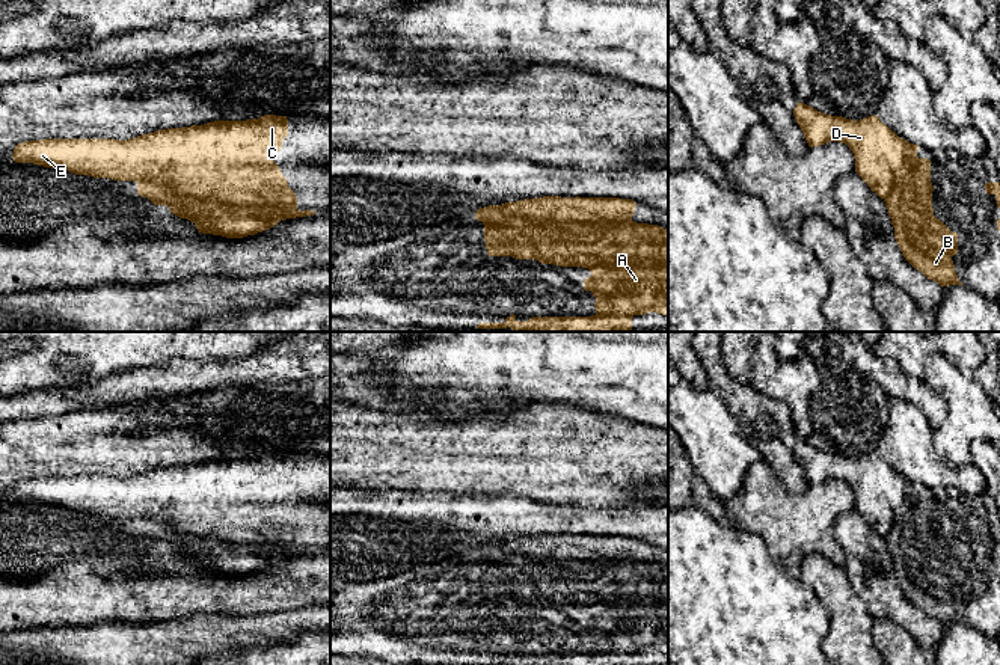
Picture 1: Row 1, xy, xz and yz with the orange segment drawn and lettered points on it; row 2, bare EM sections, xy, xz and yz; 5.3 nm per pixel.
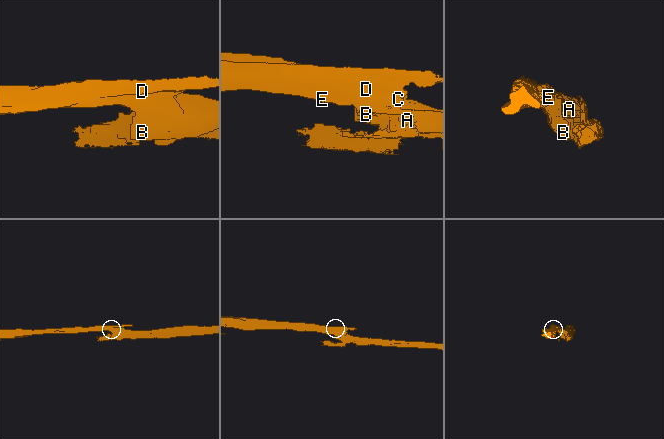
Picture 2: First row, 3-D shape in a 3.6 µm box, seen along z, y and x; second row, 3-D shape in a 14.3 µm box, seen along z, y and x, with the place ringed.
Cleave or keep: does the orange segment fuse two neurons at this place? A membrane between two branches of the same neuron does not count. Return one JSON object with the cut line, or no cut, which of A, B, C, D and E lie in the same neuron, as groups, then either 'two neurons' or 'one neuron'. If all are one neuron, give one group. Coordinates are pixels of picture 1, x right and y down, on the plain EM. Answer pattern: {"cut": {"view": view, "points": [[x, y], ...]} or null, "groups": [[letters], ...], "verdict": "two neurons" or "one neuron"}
{"cut": {"view": "xy", "points": [[136, 519], [159, 517], [177, 531], [230, 542], [296, 546]]}, "groups": [["A", "B"], ["C", "D", "E"]], "verdict": "two neurons"}

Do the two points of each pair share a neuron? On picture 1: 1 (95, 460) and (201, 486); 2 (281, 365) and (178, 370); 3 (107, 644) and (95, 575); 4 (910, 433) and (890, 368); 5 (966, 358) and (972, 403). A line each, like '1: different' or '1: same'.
1: different
2: same
3: different
4: different
5: different

